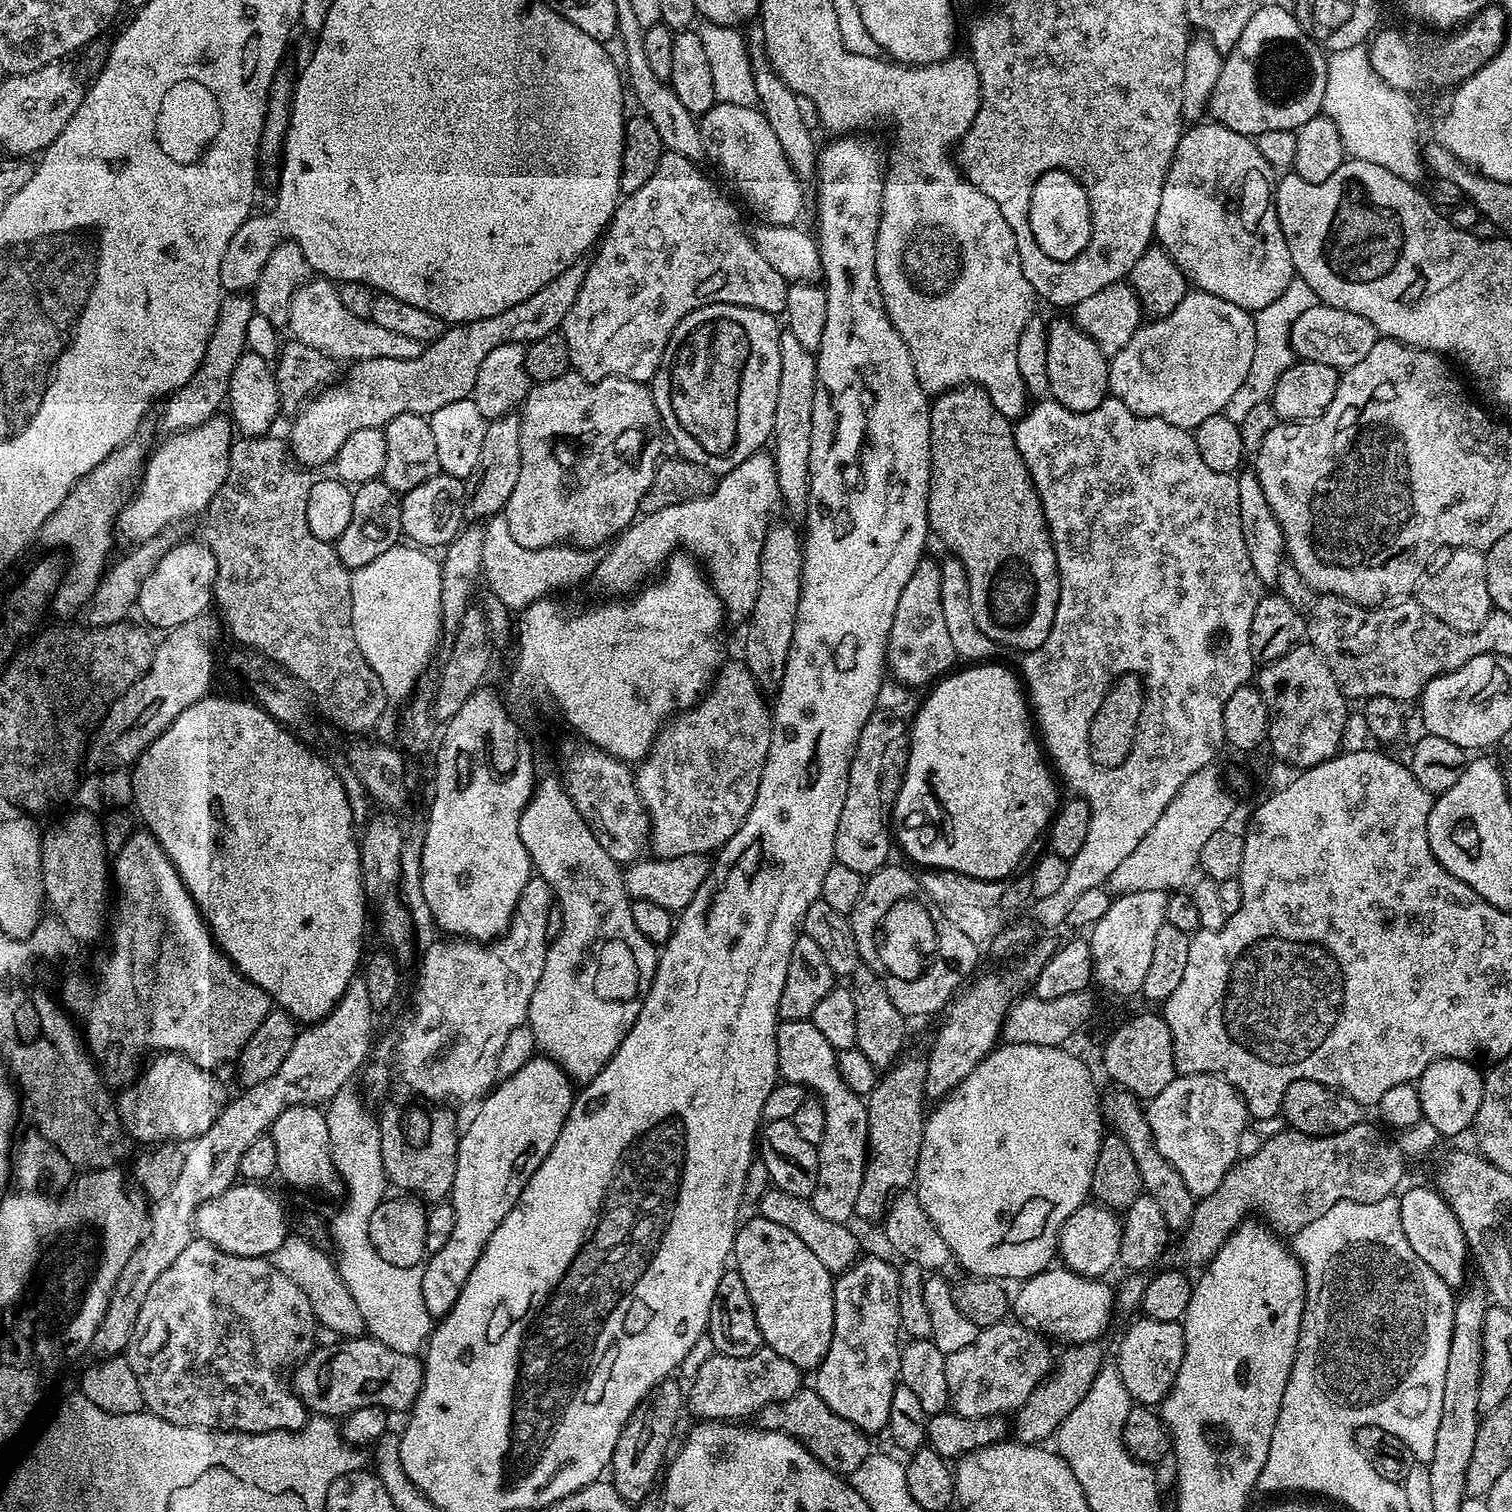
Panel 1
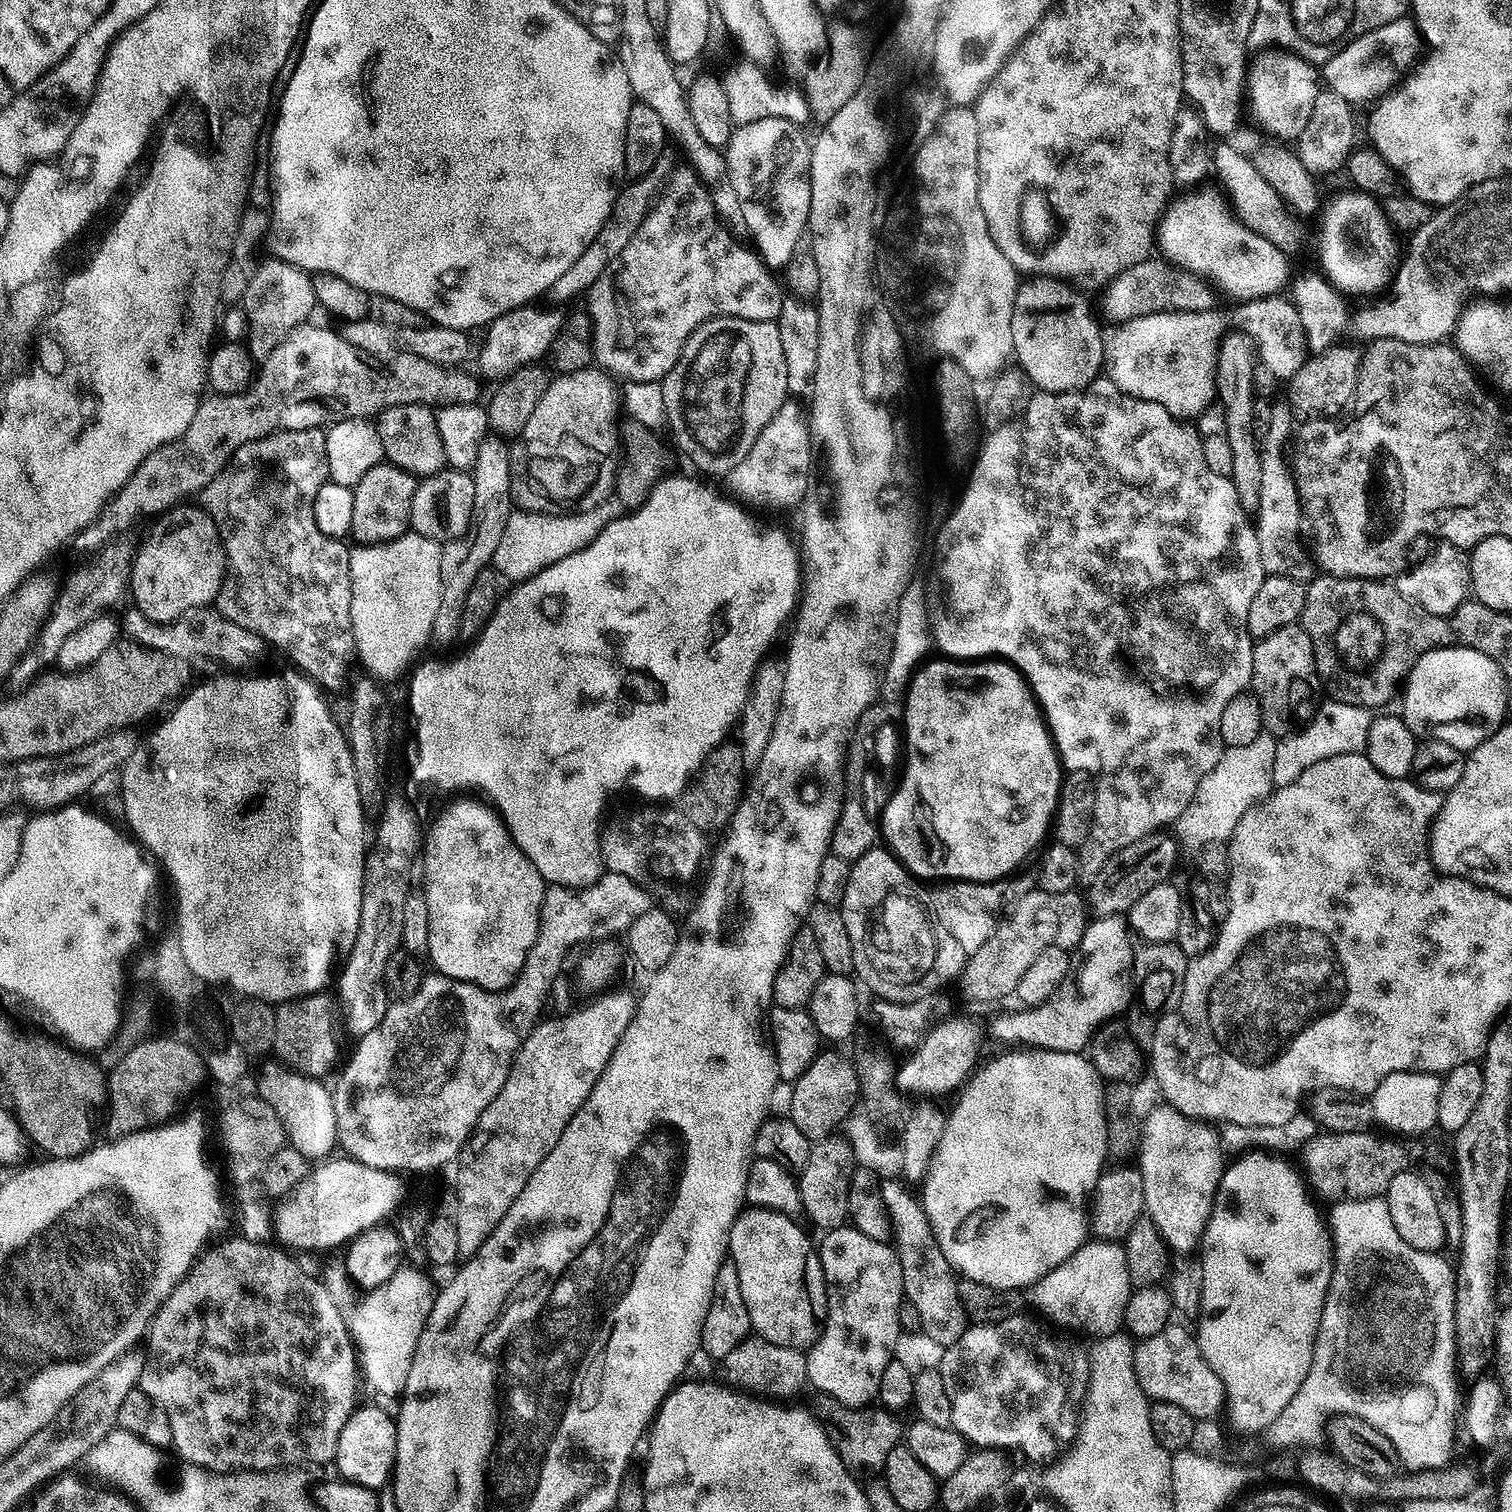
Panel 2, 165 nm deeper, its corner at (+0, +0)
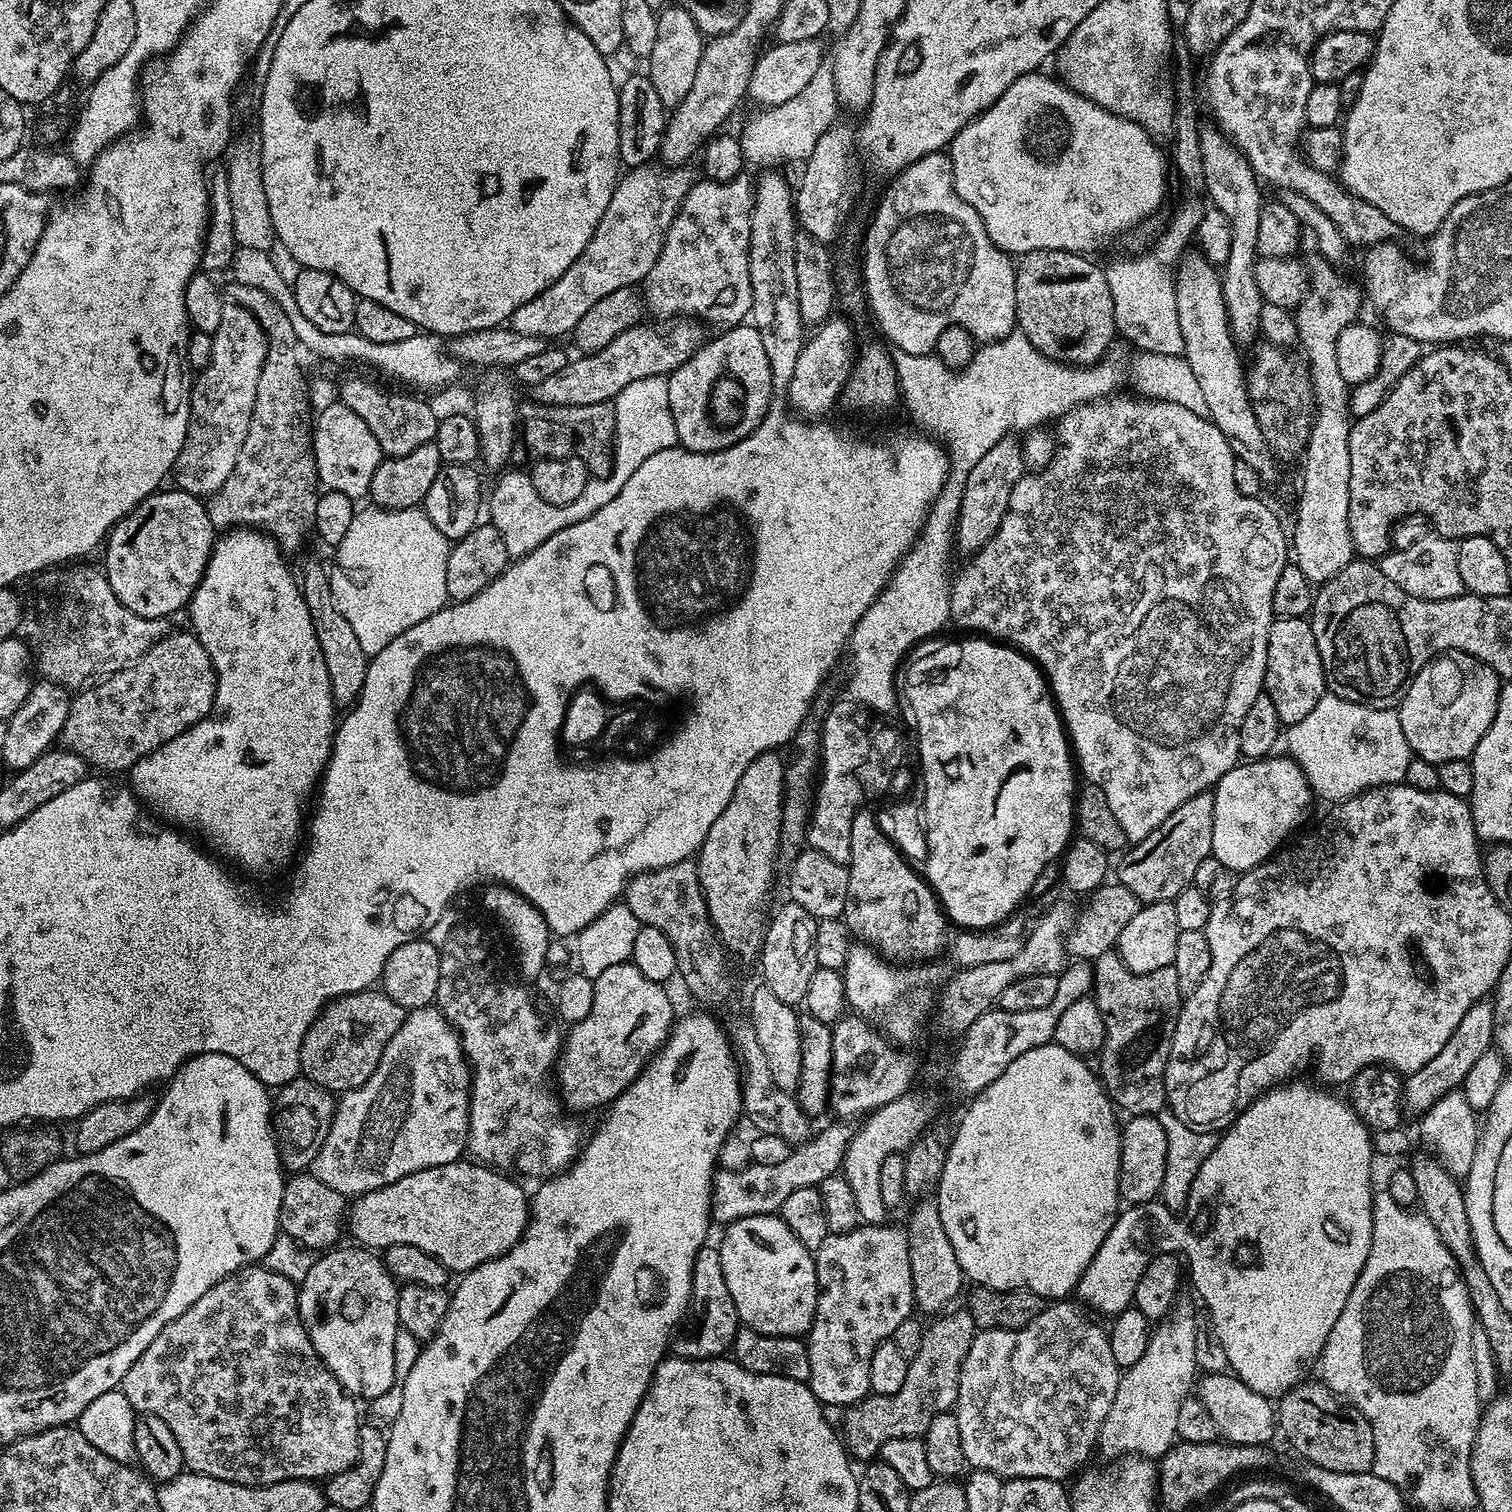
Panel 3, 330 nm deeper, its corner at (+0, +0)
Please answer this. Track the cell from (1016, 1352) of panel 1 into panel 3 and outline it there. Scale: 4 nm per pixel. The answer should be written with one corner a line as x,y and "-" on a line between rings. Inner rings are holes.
1052,1302
1026,1326
1018,1330
980,1330
977,1331
974,1342
962,1362
960,1371
960,1385
956,1399
955,1414
958,1418
958,1430
962,1433
962,1450
964,1459
973,1469
981,1468
998,1474
1001,1478
1013,1480
1014,1478
1050,1478
1061,1482
1067,1481
1071,1472
1076,1472
1088,1460
1088,1455
1094,1452
1100,1439
1100,1427
1110,1414
1110,1402
1114,1402
1114,1394
1118,1394
1118,1382
1122,1370
1114,1362
1114,1353
1110,1351
1107,1331
1099,1328
1079,1303

